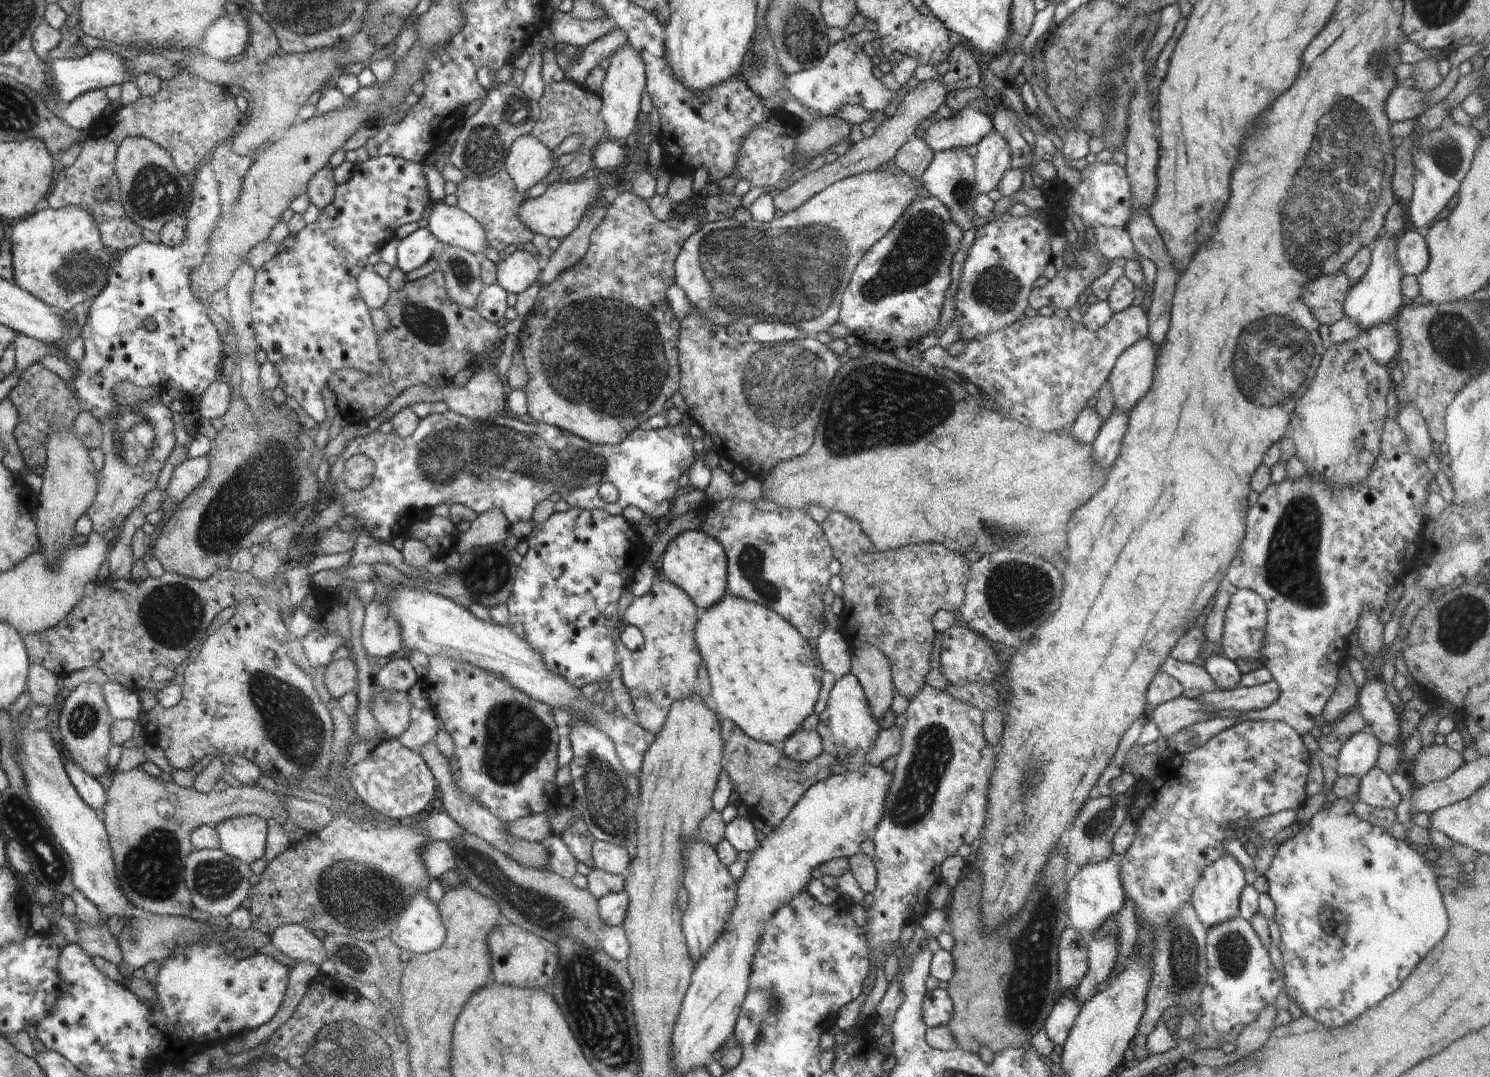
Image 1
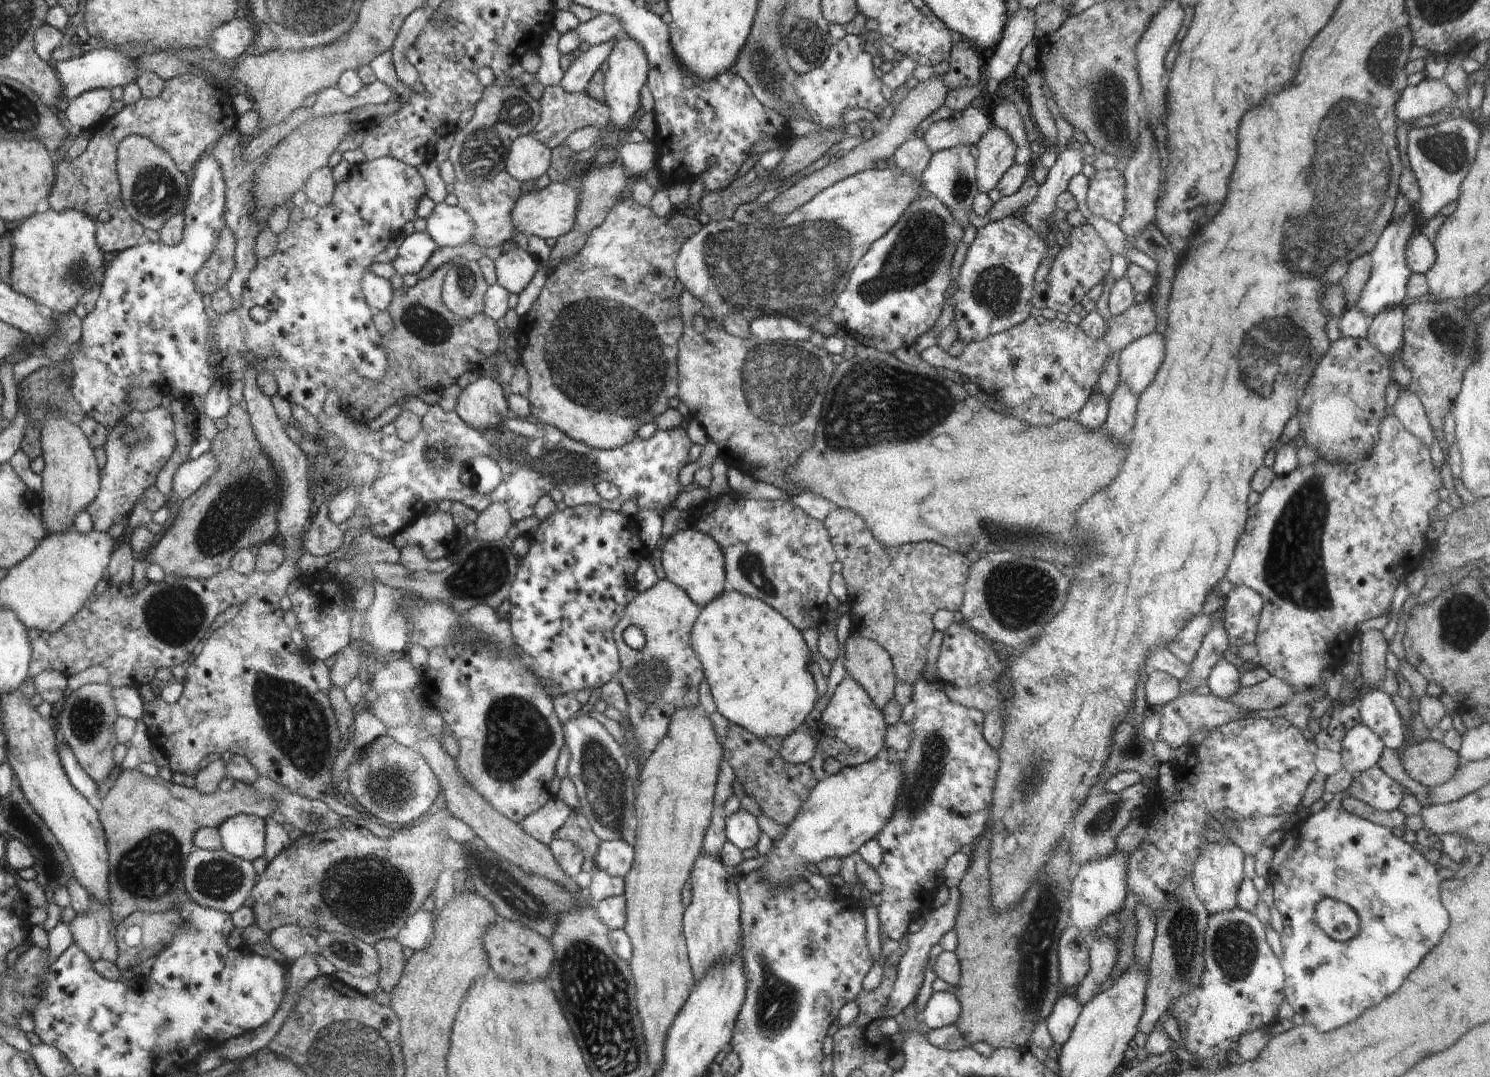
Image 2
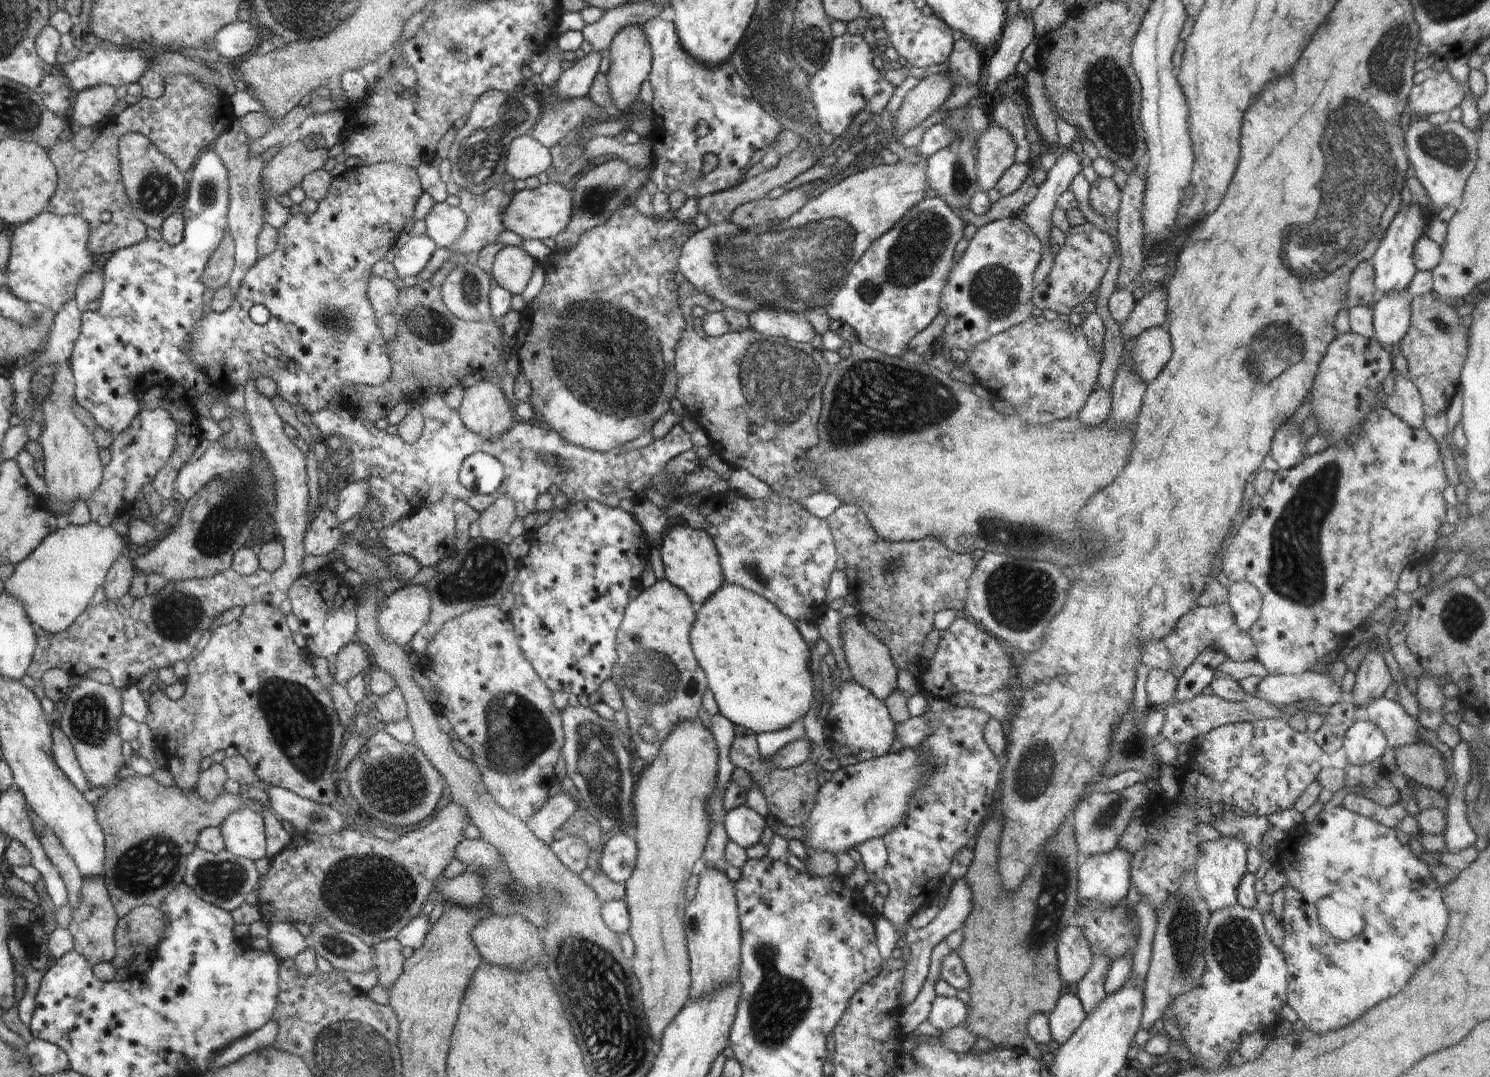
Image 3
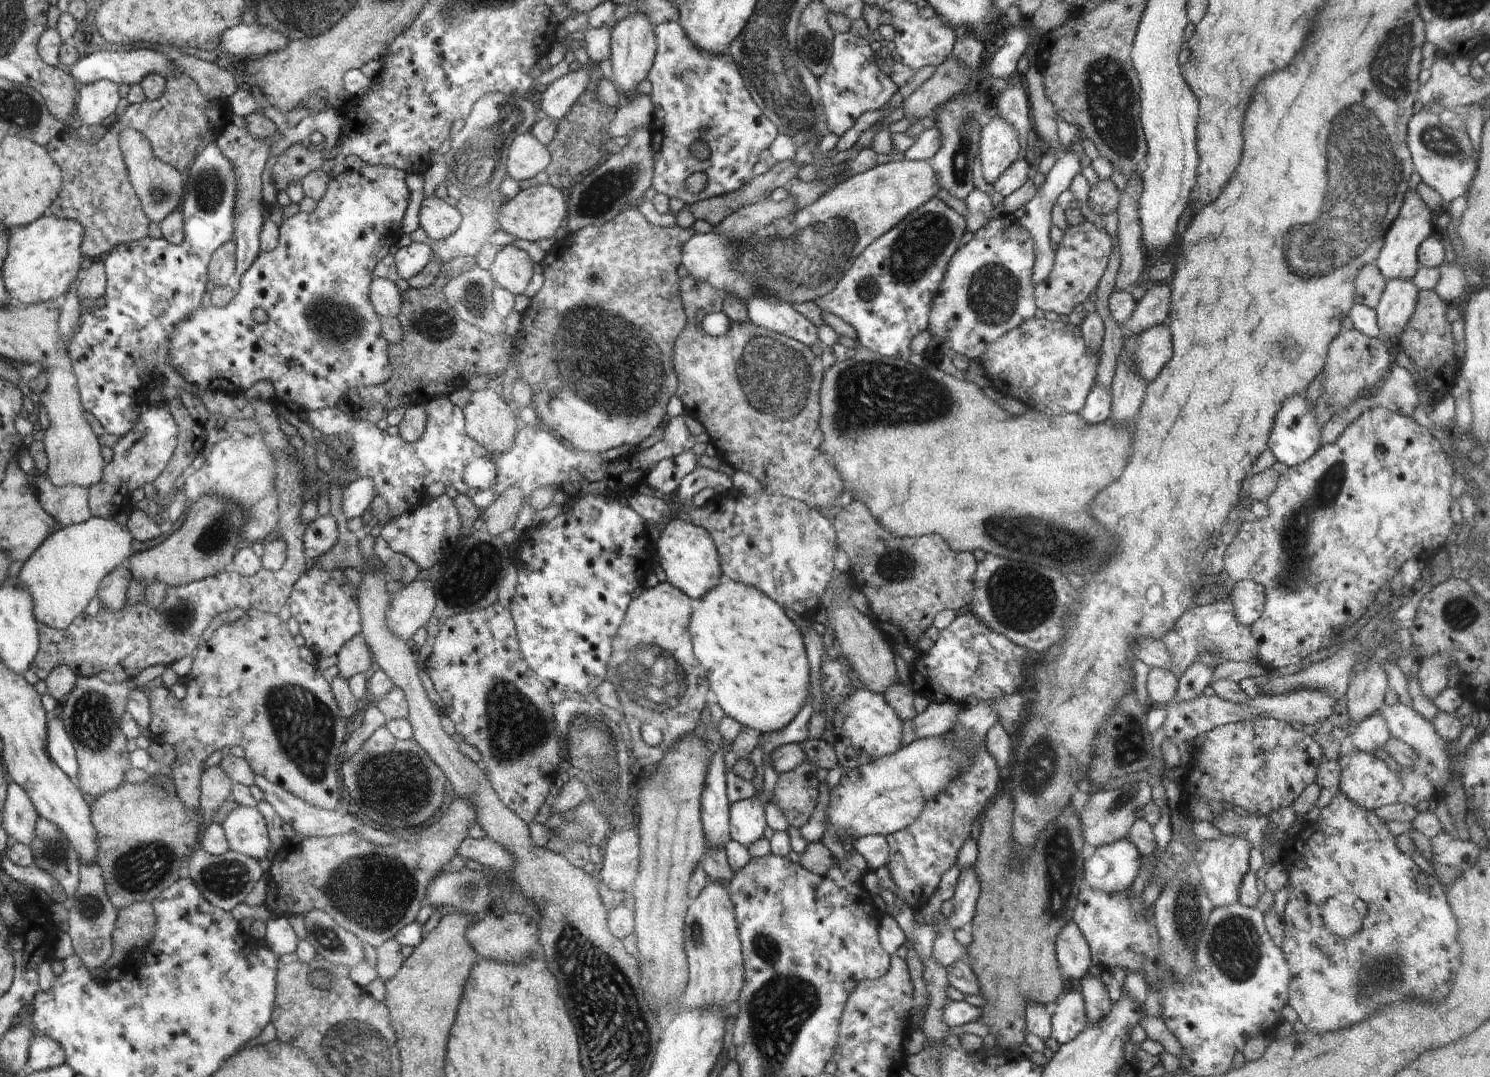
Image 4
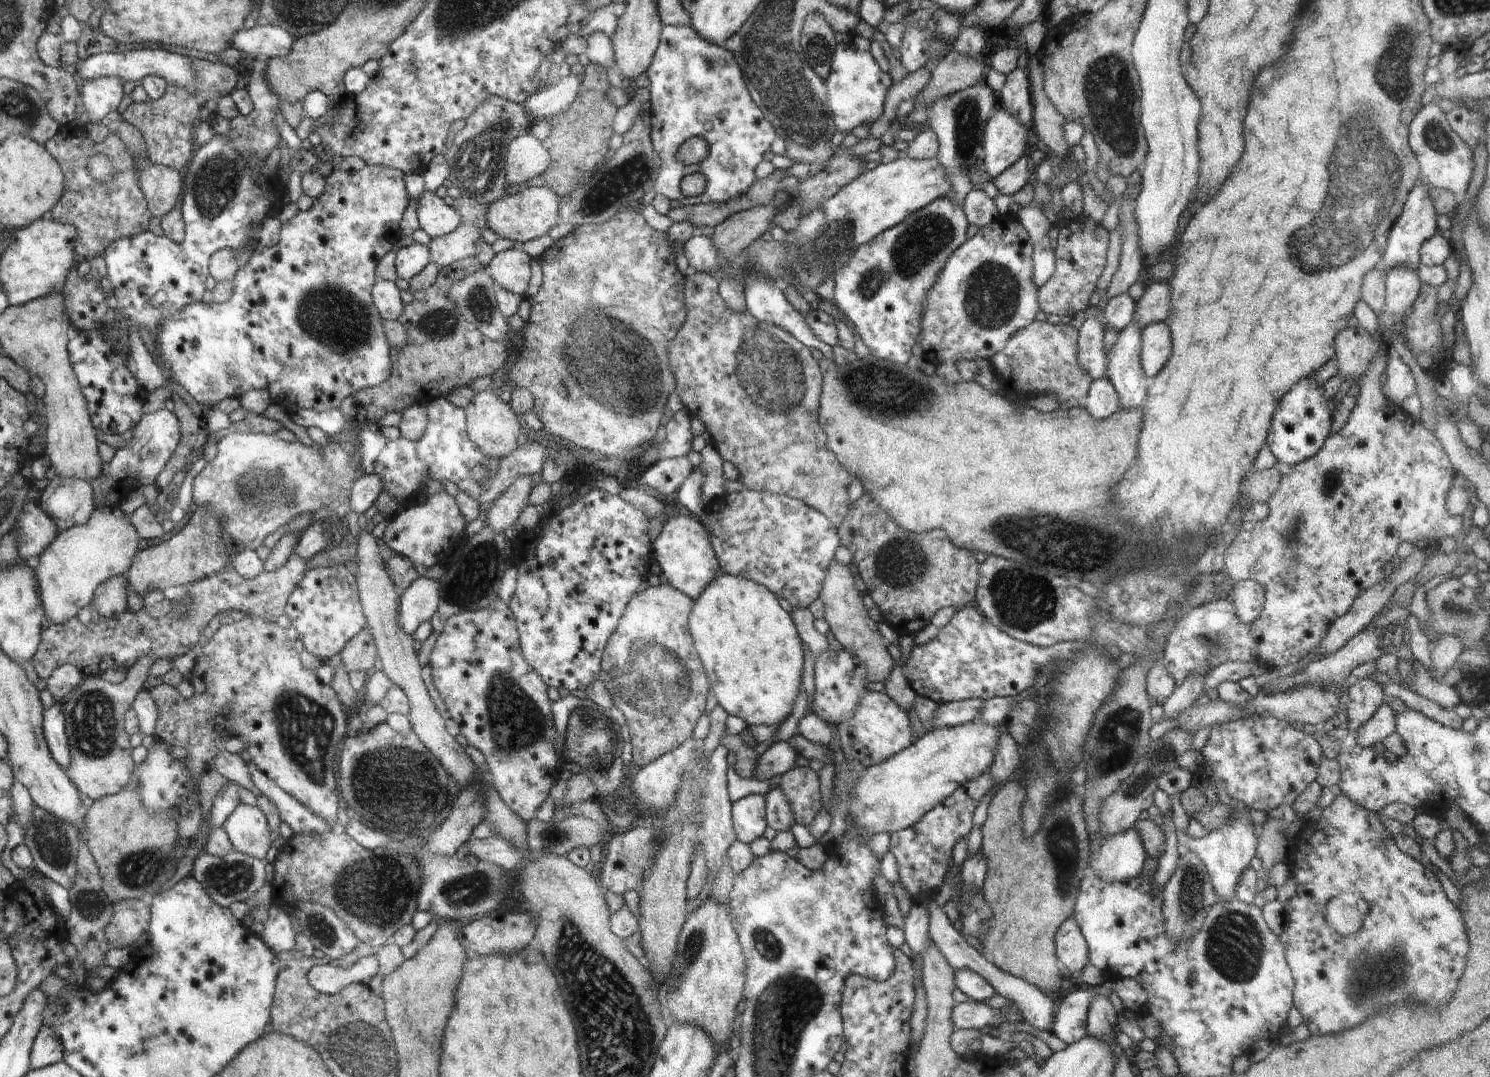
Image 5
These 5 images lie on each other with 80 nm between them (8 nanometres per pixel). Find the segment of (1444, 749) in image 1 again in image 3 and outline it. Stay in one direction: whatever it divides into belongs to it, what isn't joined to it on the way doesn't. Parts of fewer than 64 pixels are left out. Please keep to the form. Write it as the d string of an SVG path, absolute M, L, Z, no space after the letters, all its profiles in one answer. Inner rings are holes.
M1414 743L1394 747L1397 767L1408 781L1441 791L1448 774L1440 751L1428 744Z

